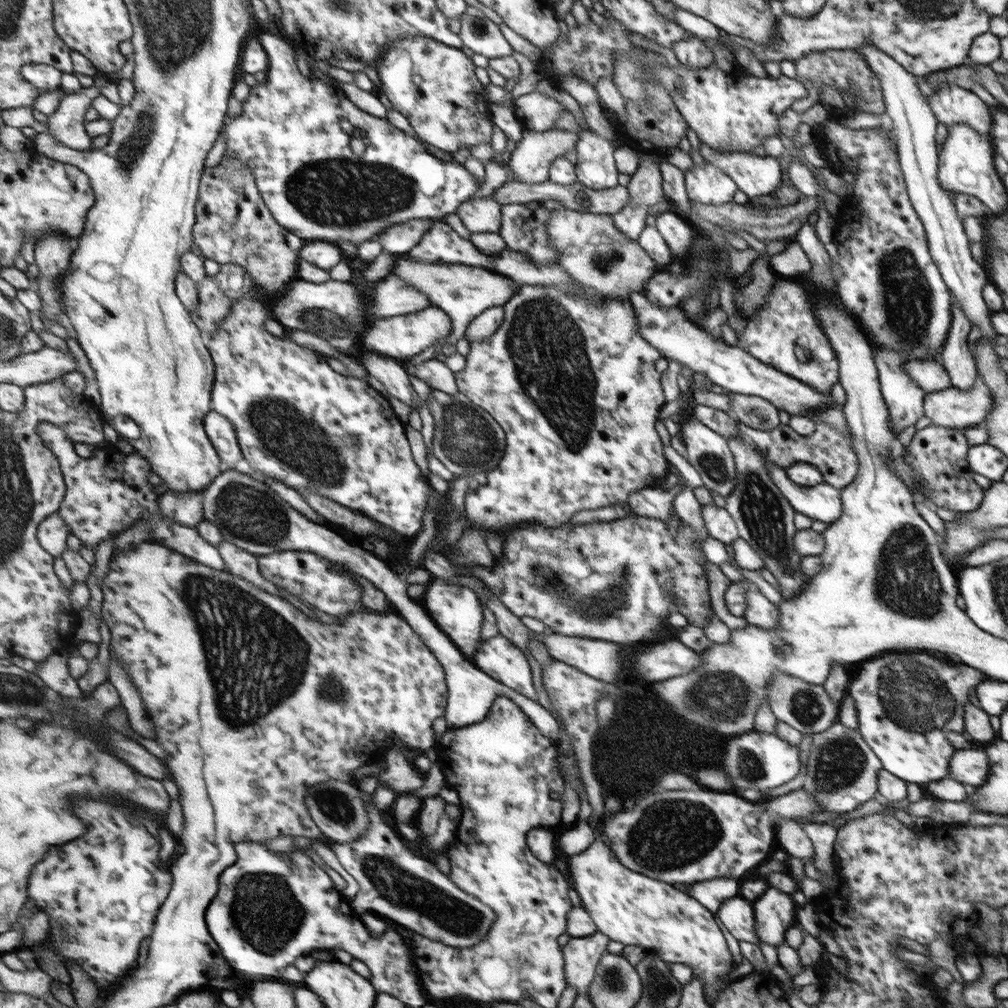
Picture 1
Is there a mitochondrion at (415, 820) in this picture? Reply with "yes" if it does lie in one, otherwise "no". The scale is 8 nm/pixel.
no

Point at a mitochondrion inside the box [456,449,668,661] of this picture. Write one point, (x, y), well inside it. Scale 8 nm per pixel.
(622, 569)

